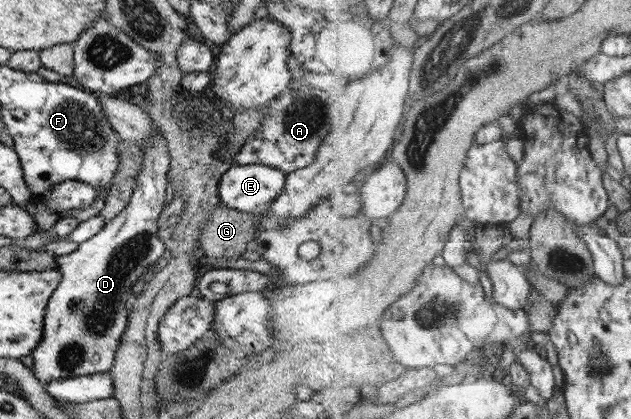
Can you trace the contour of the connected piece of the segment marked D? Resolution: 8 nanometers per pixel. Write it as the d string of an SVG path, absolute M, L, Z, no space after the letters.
M156 132L153 138L141 147L143 164L132 197L112 220L90 237L82 241L76 250L62 256L55 256L56 268L61 278L48 298L43 316L42 337L38 345L29 353L32 357L32 375L42 384L57 379L70 379L80 376L108 372L112 367L115 351L128 323L128 314L132 298L128 292L132 284L146 271L148 265L156 261L166 250L162 240L158 238L159 228L156 220L163 209L166 177L169 171L169 153L165 146L163 134Z

